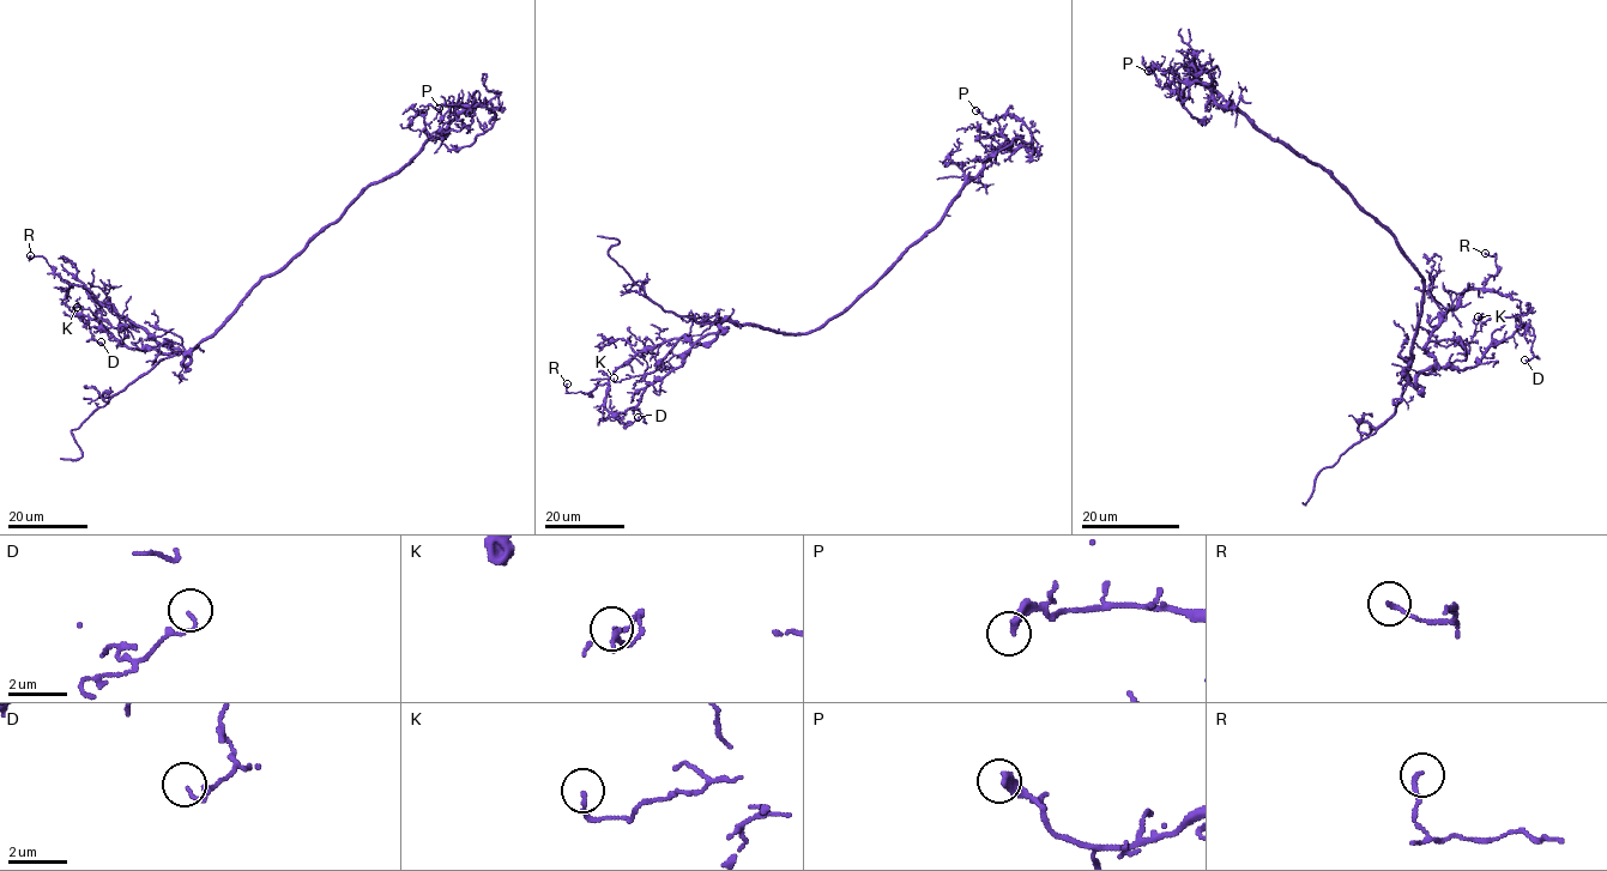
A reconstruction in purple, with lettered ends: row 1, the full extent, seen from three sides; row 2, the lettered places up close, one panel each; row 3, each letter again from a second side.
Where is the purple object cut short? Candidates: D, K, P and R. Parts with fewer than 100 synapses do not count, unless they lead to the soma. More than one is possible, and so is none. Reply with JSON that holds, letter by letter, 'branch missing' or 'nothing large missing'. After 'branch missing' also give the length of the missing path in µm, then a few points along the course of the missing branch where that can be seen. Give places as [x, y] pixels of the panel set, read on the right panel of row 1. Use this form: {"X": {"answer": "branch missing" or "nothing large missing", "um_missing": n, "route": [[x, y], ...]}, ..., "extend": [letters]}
{"D": {"answer": "nothing large missing"}, "K": {"answer": "nothing large missing"}, "P": {"answer": "nothing large missing"}, "R": {"answer": "nothing large missing"}, "extend": []}

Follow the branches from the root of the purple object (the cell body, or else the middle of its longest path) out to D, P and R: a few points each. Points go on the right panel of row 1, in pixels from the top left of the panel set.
D: (1403, 250), (1423, 283), (1407, 373), (1413, 385), (1420, 373), (1473, 368), (1520, 326), (1535, 336), (1524, 360)
P: (1403, 250), (1324, 169), (1238, 109), (1222, 108), (1192, 65), (1195, 82), (1159, 66), (1148, 71)
R: (1403, 250), (1423, 283), (1415, 386), (1438, 322), (1497, 272), (1485, 253)

